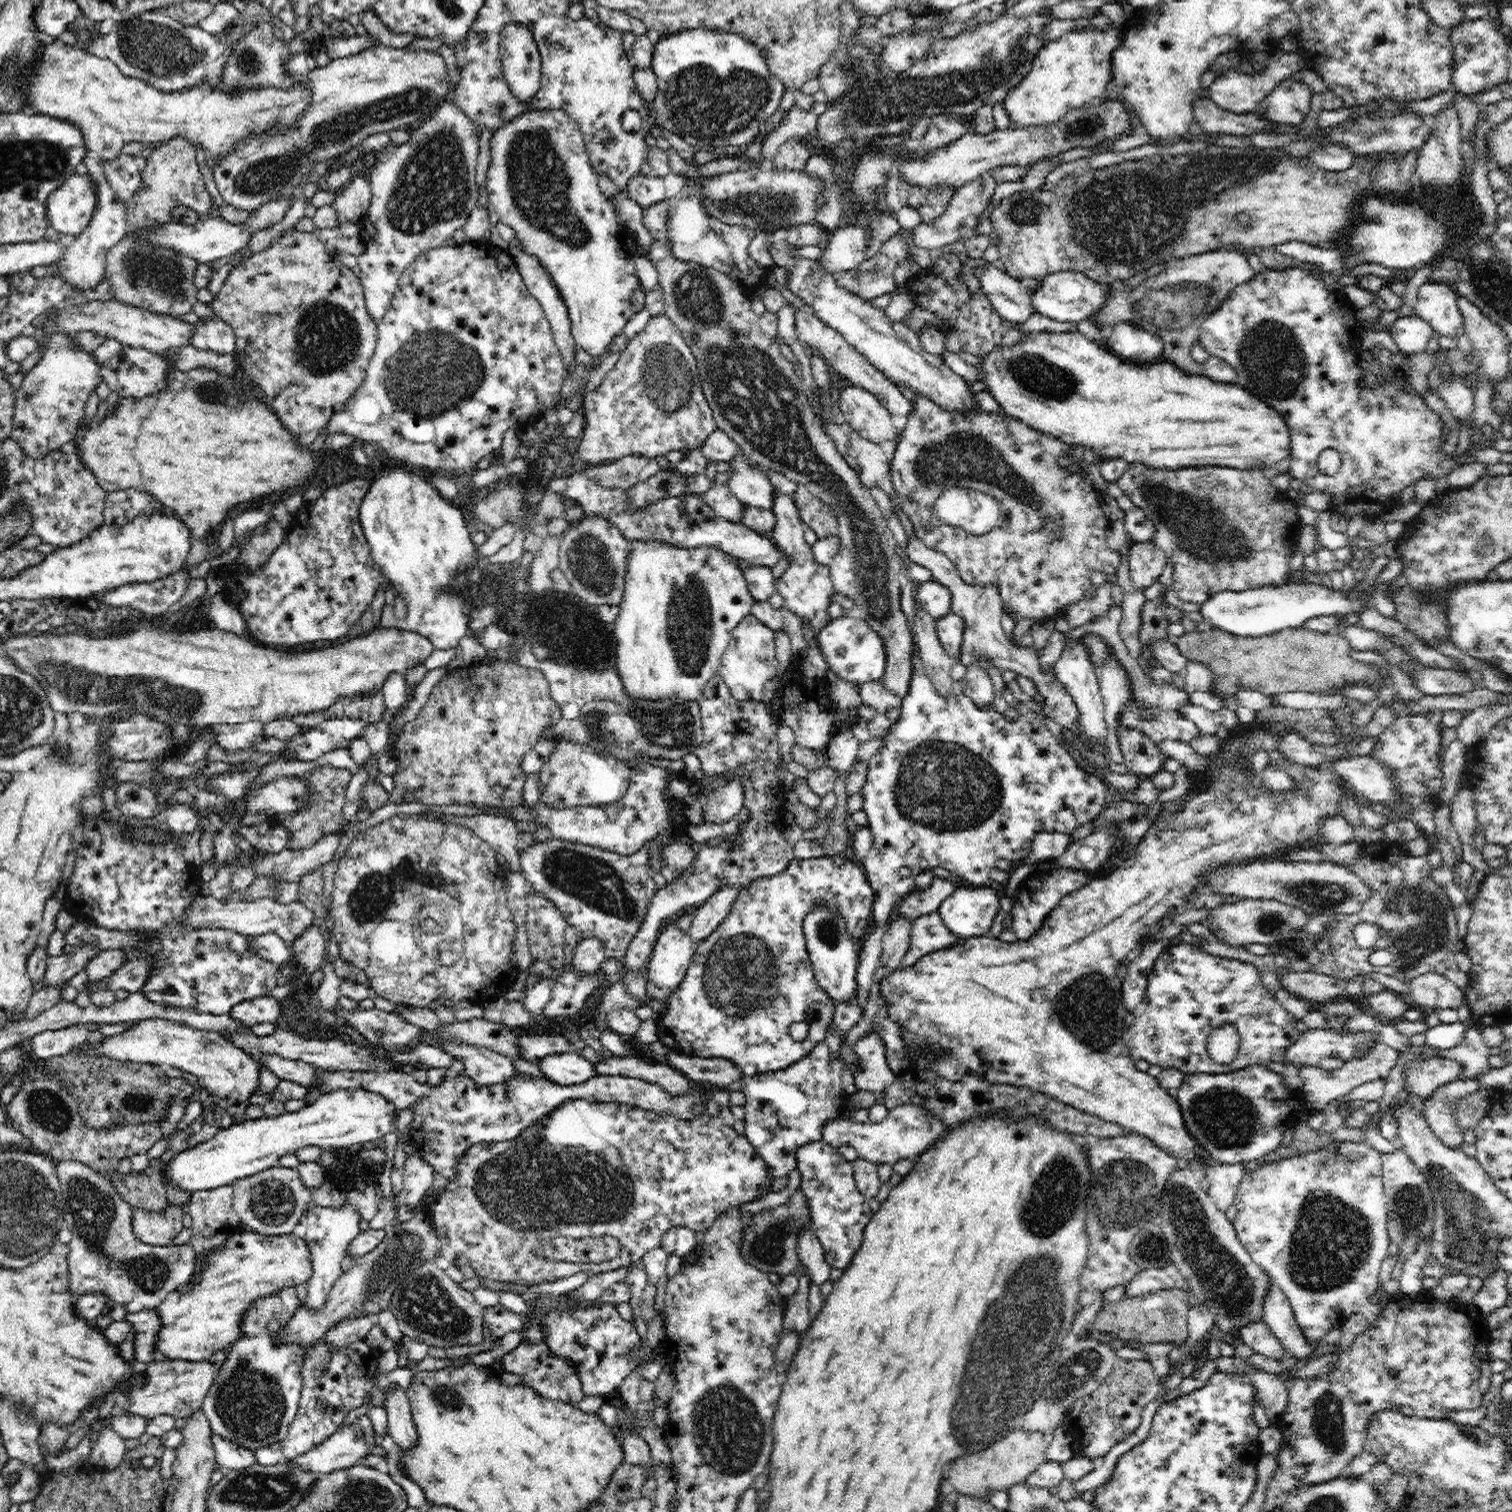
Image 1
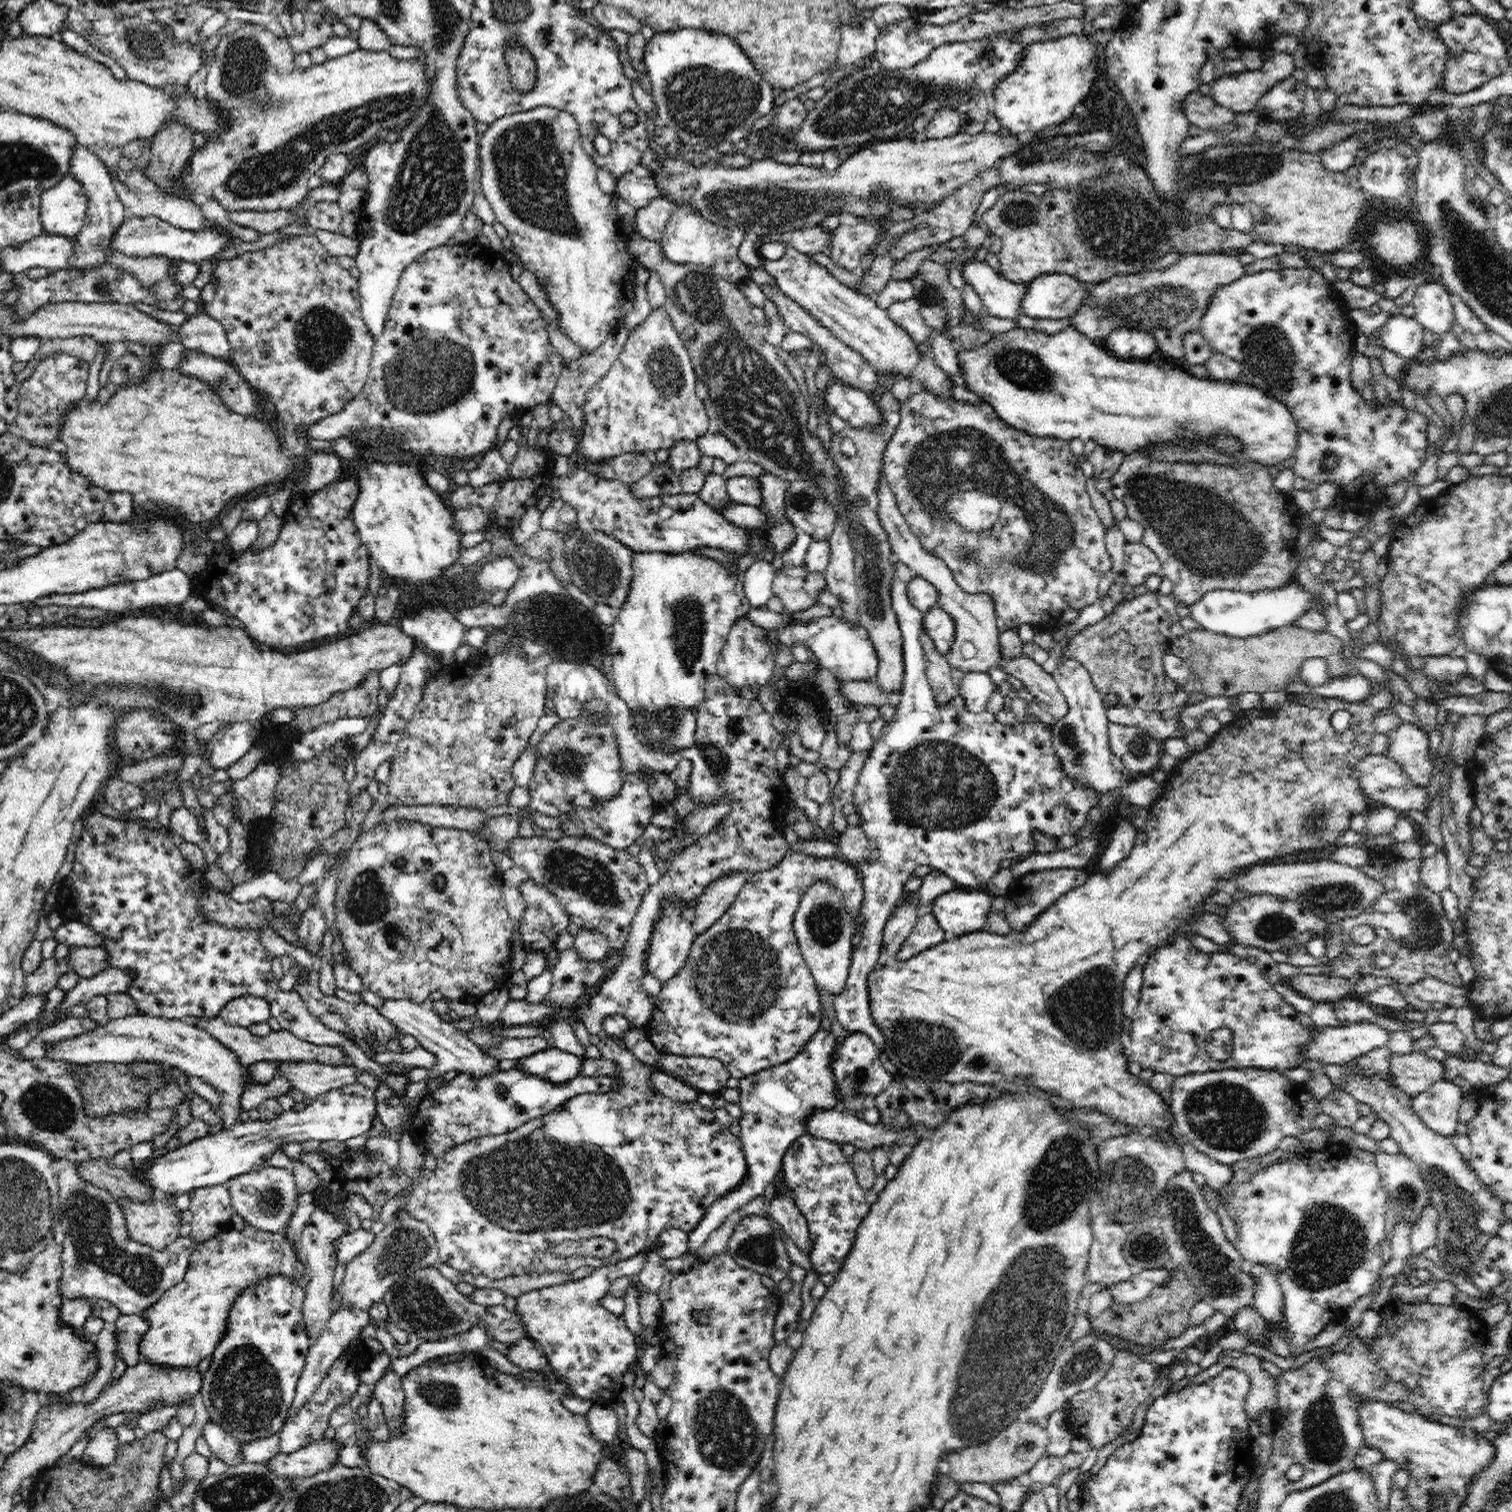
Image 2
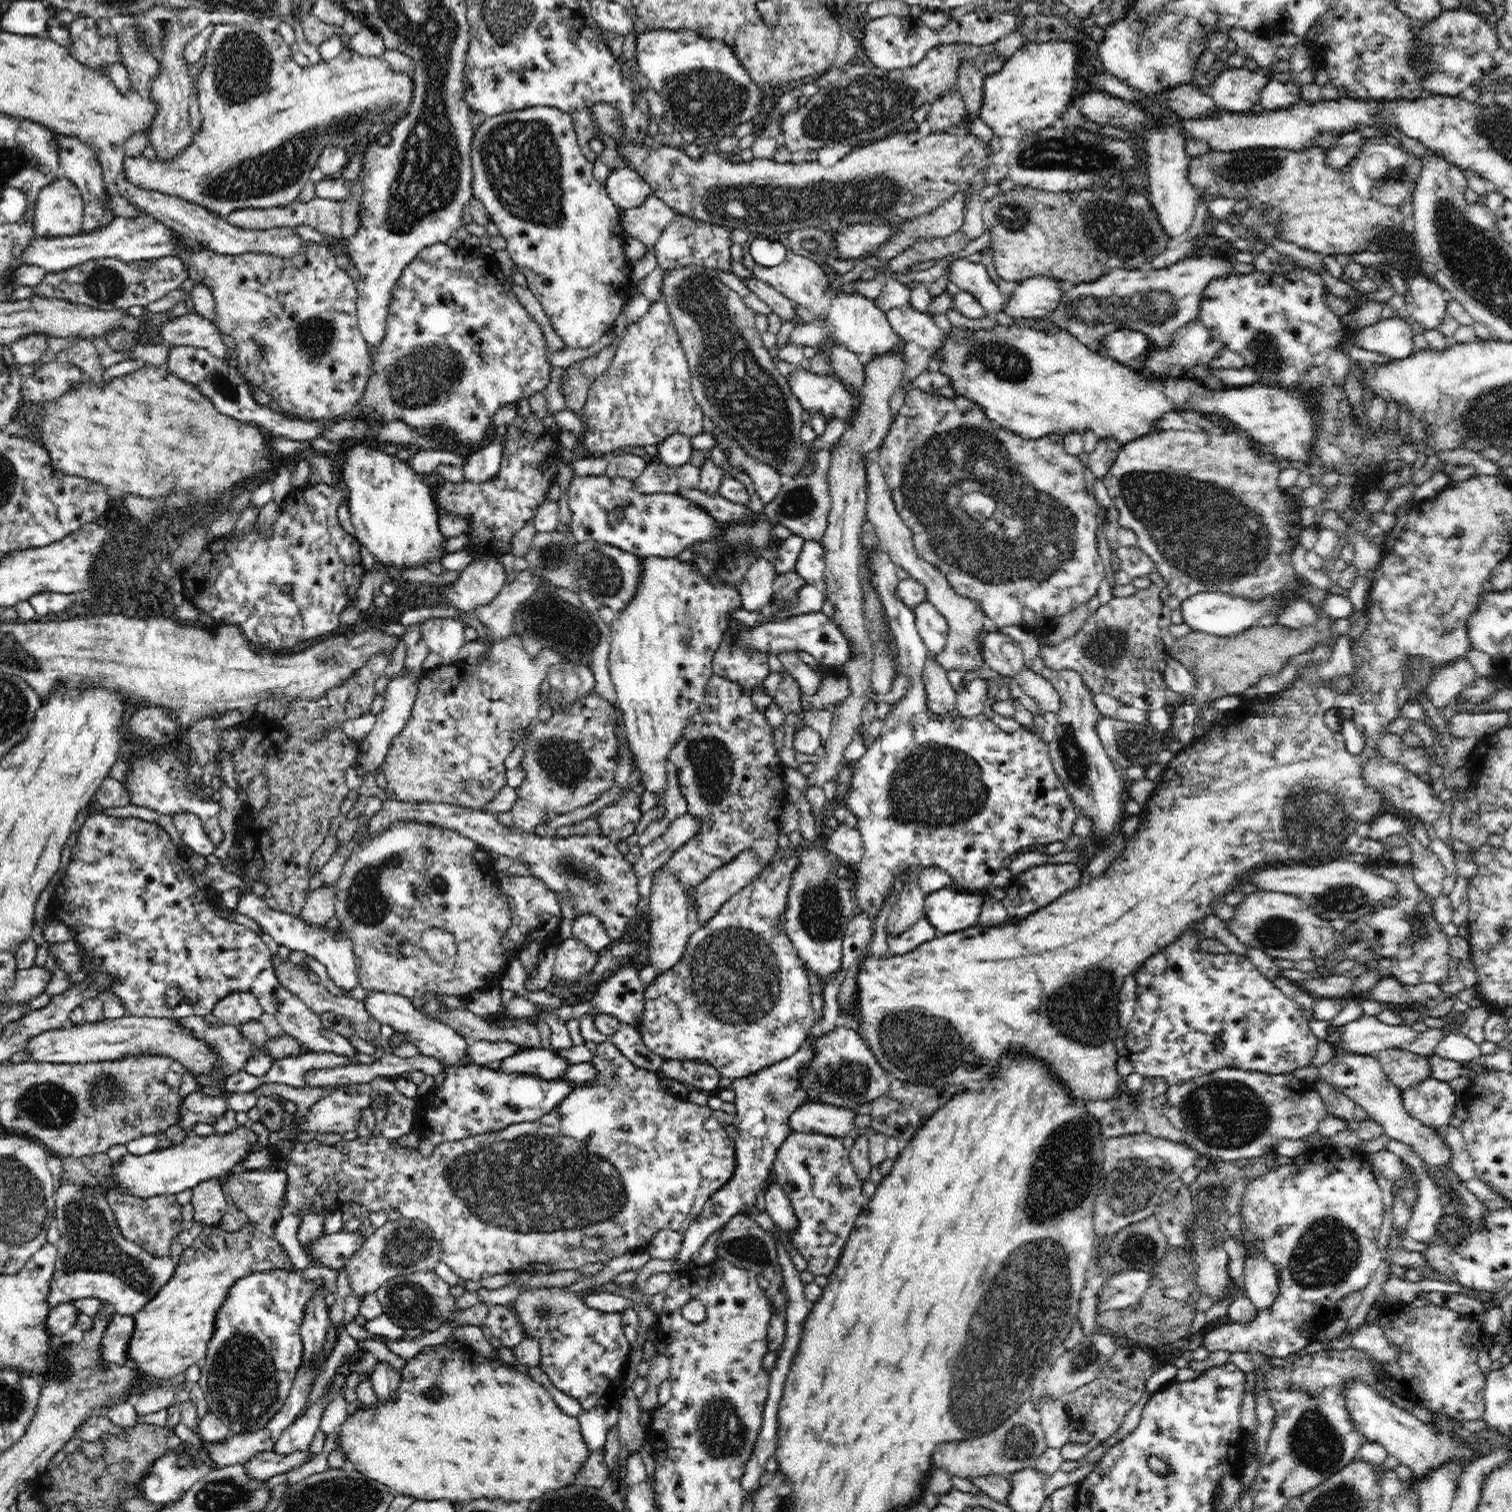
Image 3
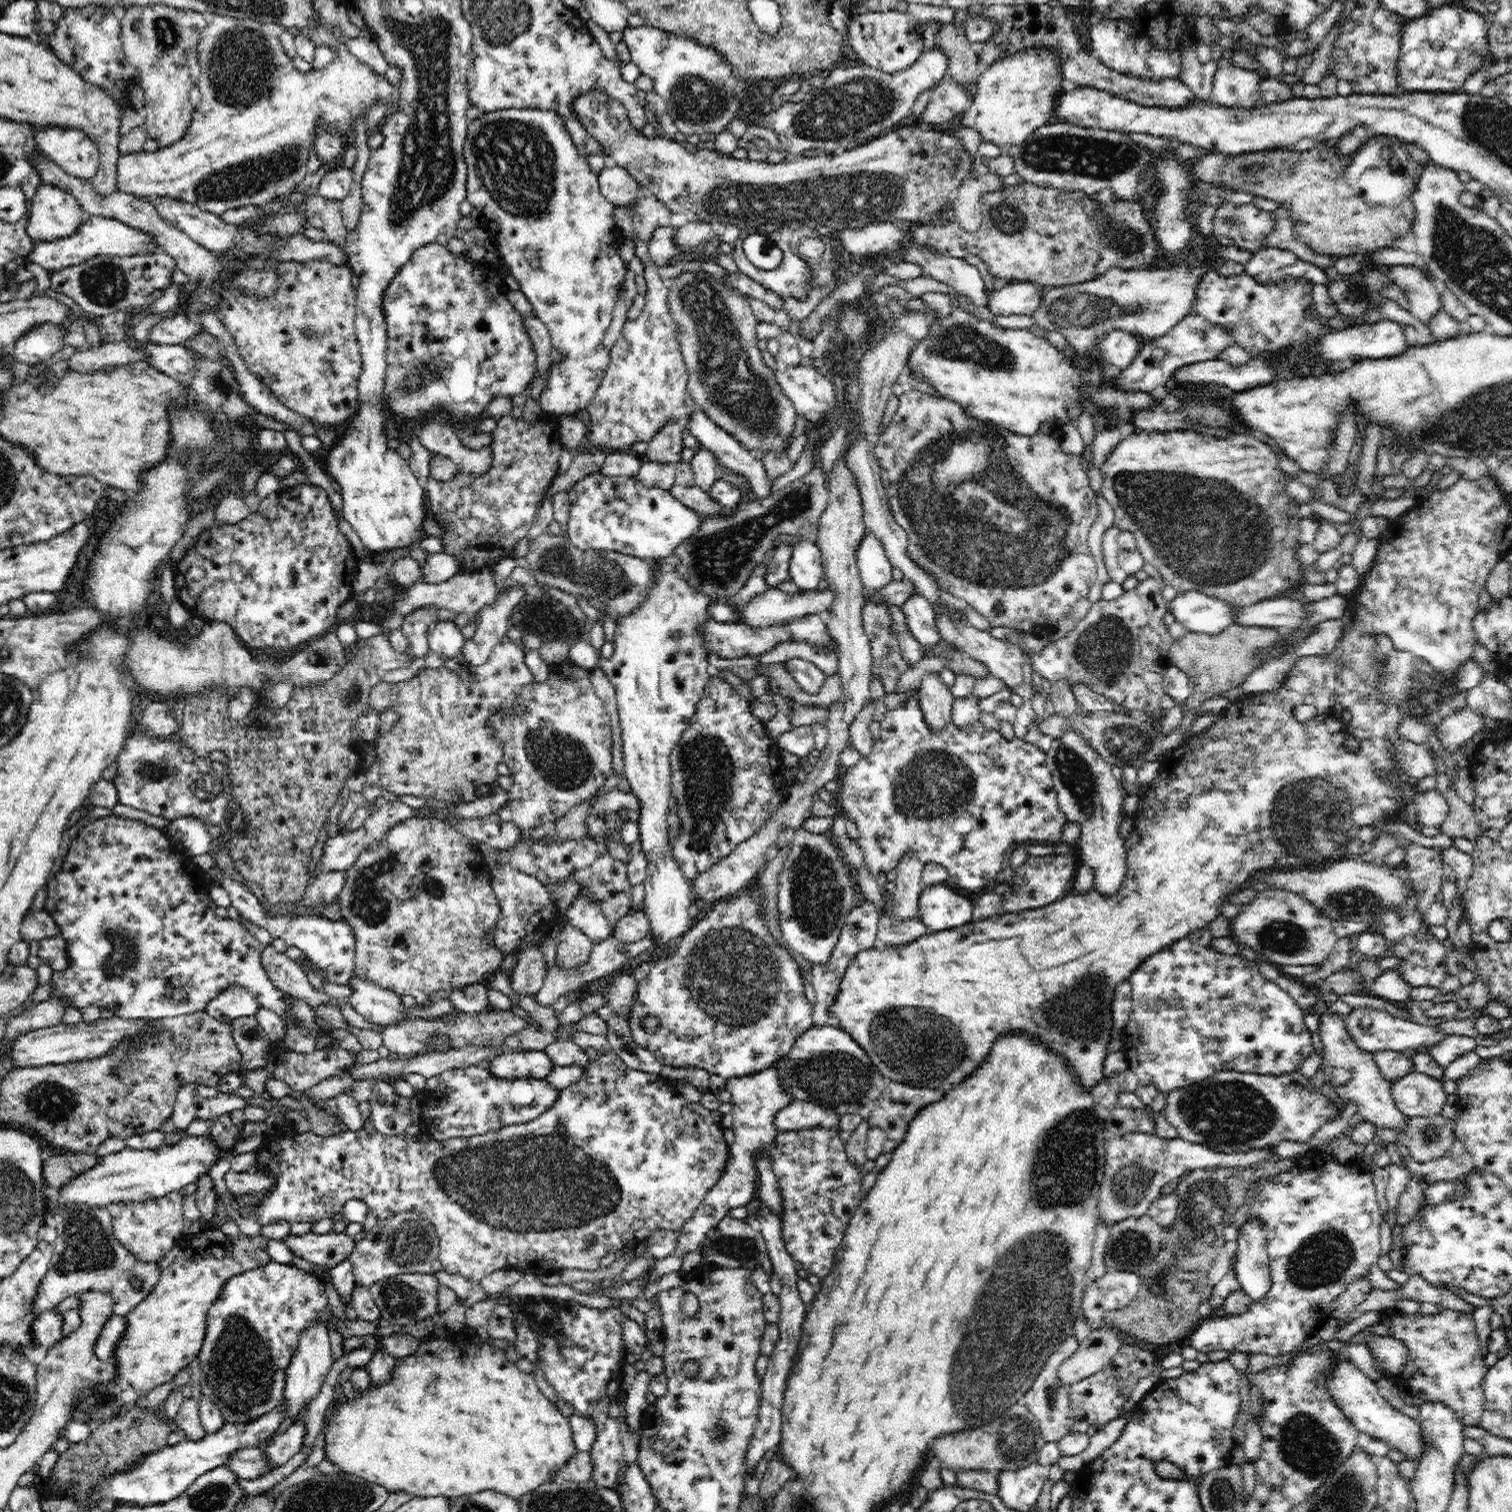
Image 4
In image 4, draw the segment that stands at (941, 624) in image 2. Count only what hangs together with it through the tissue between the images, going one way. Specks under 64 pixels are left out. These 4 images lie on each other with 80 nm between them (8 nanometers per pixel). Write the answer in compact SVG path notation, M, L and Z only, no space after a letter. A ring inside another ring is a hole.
M914 593L899 607L904 609L912 634L915 634L916 641L920 642L924 648L932 648L936 643L942 642L940 633L936 629L936 611L928 599Z

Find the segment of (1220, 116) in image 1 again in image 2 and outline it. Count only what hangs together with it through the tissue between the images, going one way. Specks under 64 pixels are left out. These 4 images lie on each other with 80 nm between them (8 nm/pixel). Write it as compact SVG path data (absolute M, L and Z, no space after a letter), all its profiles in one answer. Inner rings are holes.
M1197 91L1186 93L1182 99L1183 111L1190 125L1204 130L1232 130L1236 126L1236 112L1221 107L1210 95Z

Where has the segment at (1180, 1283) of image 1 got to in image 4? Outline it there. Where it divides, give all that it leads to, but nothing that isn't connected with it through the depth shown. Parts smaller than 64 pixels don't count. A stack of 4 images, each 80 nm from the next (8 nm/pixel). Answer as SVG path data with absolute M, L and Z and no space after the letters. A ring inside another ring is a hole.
M1108 1270L1085 1290L1081 1314L1086 1324L1092 1331L1104 1327L1104 1314L1126 1307L1139 1294L1141 1284L1139 1273Z

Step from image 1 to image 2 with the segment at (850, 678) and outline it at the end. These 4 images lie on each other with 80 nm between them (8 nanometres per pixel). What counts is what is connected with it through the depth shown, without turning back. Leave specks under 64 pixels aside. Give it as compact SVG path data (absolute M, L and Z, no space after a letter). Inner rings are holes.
M838 613L831 616L816 617L806 624L794 620L794 624L786 625L786 628L768 630L768 639L772 643L792 647L793 644L804 644L808 647L818 663L828 669L839 680L851 680L854 682L873 680L878 674L878 655L874 644L870 642L868 631L864 626L852 626L844 622Z

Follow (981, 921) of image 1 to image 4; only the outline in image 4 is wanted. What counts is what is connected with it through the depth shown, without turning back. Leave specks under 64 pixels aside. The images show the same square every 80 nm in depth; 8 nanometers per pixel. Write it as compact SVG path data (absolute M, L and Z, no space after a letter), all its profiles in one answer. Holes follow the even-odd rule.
M948 884L925 886L920 893L920 906L918 906L918 919L928 928L928 932L950 931L974 921L975 905L969 898L948 890Z

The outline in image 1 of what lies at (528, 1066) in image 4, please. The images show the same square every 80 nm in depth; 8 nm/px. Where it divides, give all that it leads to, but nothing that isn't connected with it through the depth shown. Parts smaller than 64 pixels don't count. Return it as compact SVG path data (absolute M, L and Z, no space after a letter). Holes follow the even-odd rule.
M566 1051L562 1054L553 1054L539 1058L538 1068L542 1078L558 1084L572 1086L598 1075L593 1063L586 1060L578 1052Z

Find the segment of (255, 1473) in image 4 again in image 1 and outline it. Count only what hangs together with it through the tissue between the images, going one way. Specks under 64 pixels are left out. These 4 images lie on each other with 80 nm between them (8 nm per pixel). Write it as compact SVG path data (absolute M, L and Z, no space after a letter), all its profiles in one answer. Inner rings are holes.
M366 1414L358 1417L352 1424L344 1426L338 1432L332 1433L332 1436L329 1436L319 1446L303 1452L303 1455L298 1456L296 1459L286 1460L286 1463L297 1464L304 1472L307 1470L307 1472L316 1472L318 1475L330 1474L340 1469L361 1464L360 1458L368 1456L370 1448L376 1445L373 1426L370 1417Z

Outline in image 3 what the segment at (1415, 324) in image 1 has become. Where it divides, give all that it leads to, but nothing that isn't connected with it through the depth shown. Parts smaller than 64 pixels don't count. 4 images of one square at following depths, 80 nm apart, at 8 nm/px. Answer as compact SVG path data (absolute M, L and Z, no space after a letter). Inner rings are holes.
M1400 317L1380 319L1377 323L1353 330L1354 344L1394 359L1403 359L1418 350L1414 345L1414 330L1408 320Z

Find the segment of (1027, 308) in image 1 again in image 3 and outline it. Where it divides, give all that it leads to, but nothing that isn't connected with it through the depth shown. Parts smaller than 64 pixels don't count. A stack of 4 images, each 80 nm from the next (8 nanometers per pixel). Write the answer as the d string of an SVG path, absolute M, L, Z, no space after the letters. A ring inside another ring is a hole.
M963 258L953 260L947 267L948 279L960 287L960 291L967 291L974 296L986 312L1003 312L1009 295L1001 292L999 286L994 284L982 263Z

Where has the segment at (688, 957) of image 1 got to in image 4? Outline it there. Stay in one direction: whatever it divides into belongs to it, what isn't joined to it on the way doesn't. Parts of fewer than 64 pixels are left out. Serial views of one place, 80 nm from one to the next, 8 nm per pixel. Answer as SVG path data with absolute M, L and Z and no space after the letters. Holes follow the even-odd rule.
M669 568L667 572L660 574L660 577L656 577L656 586L652 586L652 590L650 590L650 594L644 598L644 602L638 606L638 608L634 608L628 616L624 616L622 620L616 620L616 626L614 632L614 654L610 659L604 659L599 657L596 649L591 644L590 635L579 633L576 636L576 644L569 647L568 652L568 662L573 664L574 666L578 666L578 668L583 668L587 671L594 670L594 668L600 668L607 677L610 679L610 683L615 687L615 694L618 702L618 714L619 714L619 723L621 728L621 737L622 737L622 752L624 753L624 777L629 784L629 792L634 794L638 800L640 800L640 811L638 812L638 821L635 824L636 838L639 838L641 852L647 856L647 867L645 879L643 880L645 896L644 902L642 904L642 911L648 917L649 925L650 925L650 933L649 936L654 936L654 940L656 940L656 946L658 946L658 950L660 950L660 954L658 956L666 956L666 954L674 954L675 948L678 947L680 939L683 938L685 932L692 928L692 919L688 915L689 906L695 900L695 892L693 891L692 881L684 878L684 874L680 871L680 867L676 864L676 859L672 858L672 848L673 844L670 843L670 835L668 835L668 828L670 826L670 807L673 805L673 798L671 796L671 763L669 762L669 757L672 754L673 748L678 744L680 738L682 738L683 732L686 730L686 727L691 723L692 717L696 714L697 709L699 708L700 700L703 698L704 688L708 683L708 678L710 675L706 670L710 667L709 665L709 650L707 649L707 642L705 642L705 637L707 636L707 630L705 630L705 626L707 626L714 619L710 619L710 615L707 613L707 608L713 603L718 601L718 603L726 603L730 602L728 597L720 597L720 595L710 595L710 593L706 593L700 585L694 587L694 584L688 583L686 577L682 577L676 569Z

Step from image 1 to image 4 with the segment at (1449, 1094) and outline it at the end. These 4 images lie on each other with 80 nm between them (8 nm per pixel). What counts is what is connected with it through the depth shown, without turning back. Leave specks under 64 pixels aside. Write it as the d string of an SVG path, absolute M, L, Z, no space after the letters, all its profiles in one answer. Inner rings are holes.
M1416 1071L1405 1074L1402 1078L1391 1082L1391 1097L1396 1103L1396 1108L1410 1118L1418 1116L1442 1116L1442 1111L1447 1103L1448 1095L1442 1089L1442 1082L1427 1074Z

